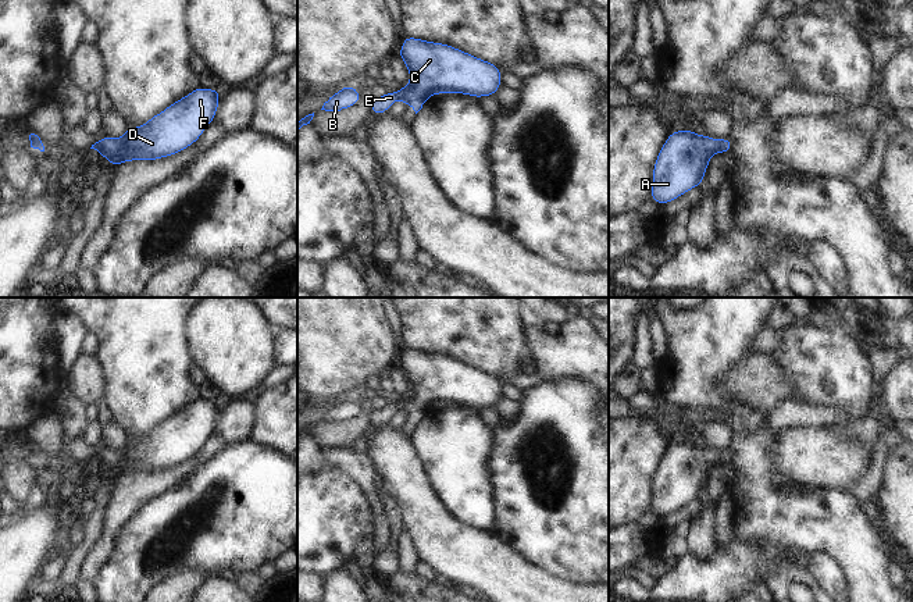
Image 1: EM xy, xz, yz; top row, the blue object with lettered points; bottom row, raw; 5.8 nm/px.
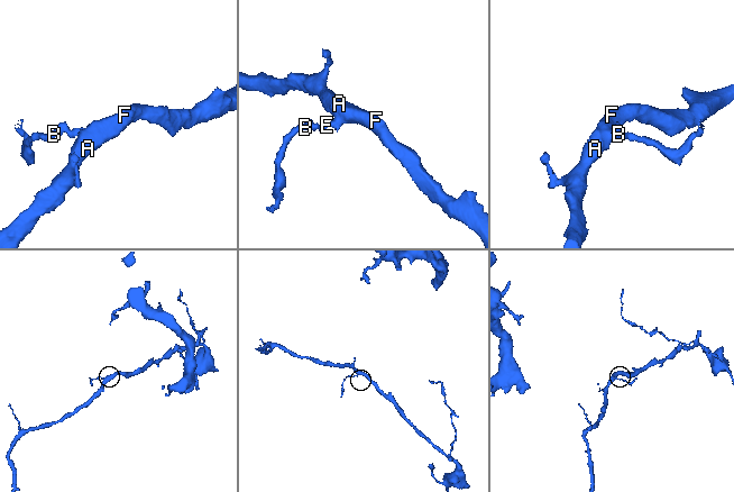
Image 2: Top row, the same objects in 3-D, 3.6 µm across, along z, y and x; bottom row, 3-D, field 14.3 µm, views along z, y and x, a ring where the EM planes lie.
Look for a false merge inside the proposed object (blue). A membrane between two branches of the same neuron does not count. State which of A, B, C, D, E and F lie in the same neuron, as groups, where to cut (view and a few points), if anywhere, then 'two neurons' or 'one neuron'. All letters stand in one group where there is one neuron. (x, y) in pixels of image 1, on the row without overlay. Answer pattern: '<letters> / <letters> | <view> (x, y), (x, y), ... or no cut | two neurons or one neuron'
A B C D E F | no cut | one neuron

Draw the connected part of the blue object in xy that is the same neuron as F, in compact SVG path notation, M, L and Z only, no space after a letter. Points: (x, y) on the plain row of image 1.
M197 398L142 438L126 438L122 449L103 448L90 460L106 469L114 480L121 474L174 467L199 452L214 432L218 416L220 400Z

